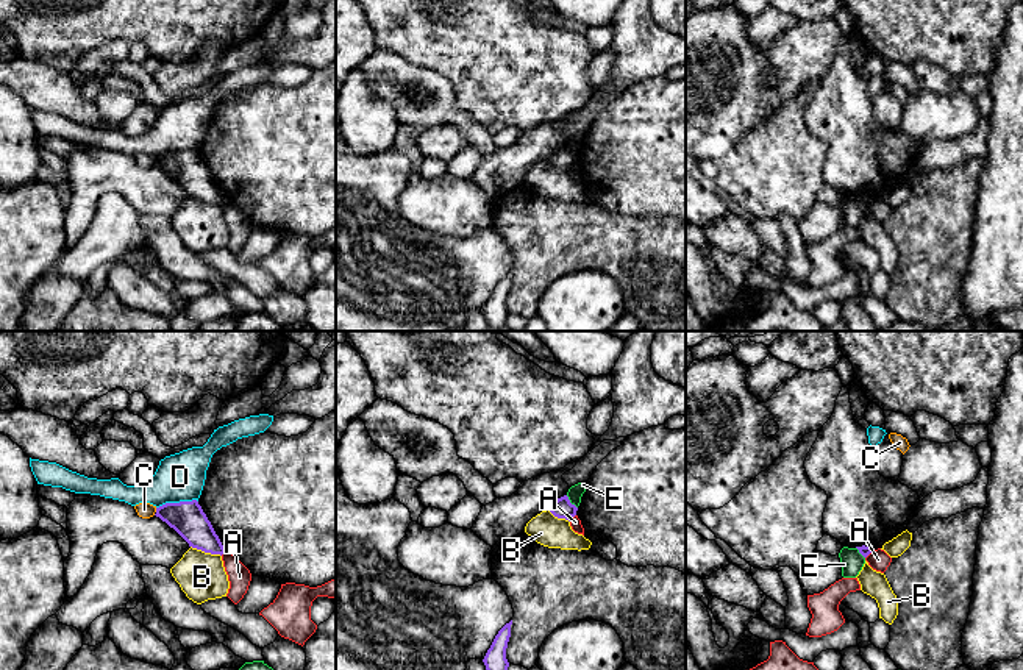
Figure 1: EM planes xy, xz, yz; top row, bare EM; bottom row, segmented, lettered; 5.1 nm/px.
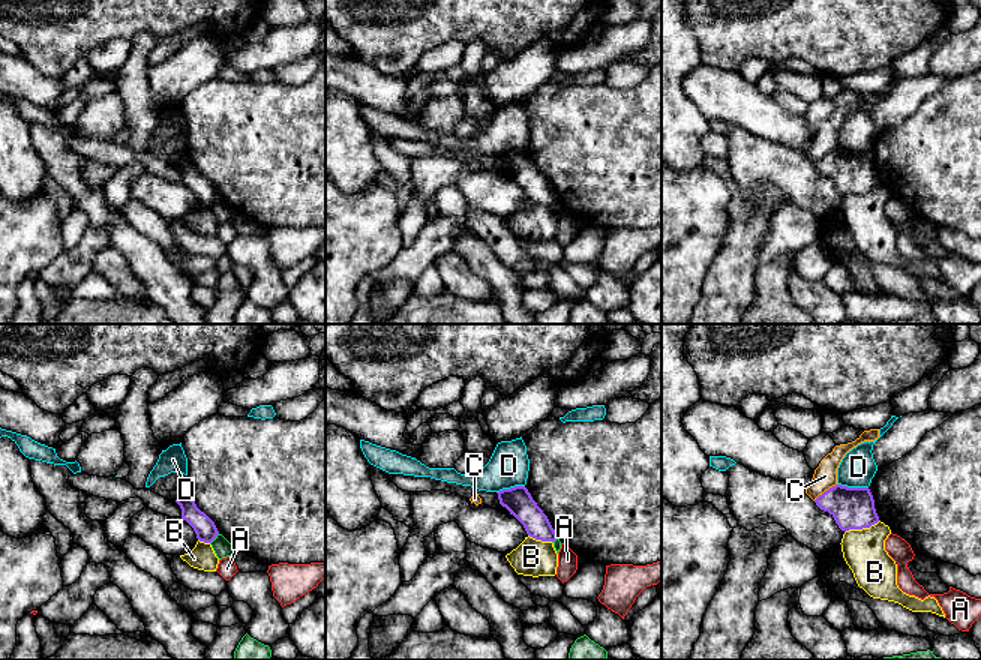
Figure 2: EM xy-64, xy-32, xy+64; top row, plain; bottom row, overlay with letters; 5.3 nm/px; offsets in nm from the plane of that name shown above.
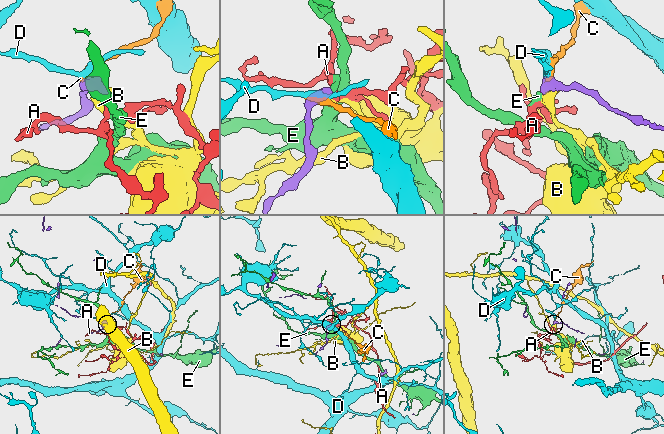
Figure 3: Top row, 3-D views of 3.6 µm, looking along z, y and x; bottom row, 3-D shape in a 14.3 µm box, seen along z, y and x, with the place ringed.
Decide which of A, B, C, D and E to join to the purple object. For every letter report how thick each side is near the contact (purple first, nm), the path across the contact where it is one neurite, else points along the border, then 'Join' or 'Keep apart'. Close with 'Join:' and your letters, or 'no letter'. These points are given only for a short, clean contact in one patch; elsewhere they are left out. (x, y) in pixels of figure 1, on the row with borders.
A: Thickness 110 nm (purple) against 60 nm. Boundary: xz (575, 514), (569, 520). Keep apart
B: Thickness 180 nm (purple) against 240 nm. Boundary: xy (191, 545), (220, 556). Keep apart
C: Thickness 180 nm (purple) against 80 nm. Boundary: xy (155, 508), (156, 511). Keep apart
D: Thickness 180 nm (purple) against 240 nm. Boundary: xy (197, 500), (166, 502), (156, 508). Keep apart
E: Thickness 110 nm (purple) against 80 nm. Keep apart
Join: no letter

